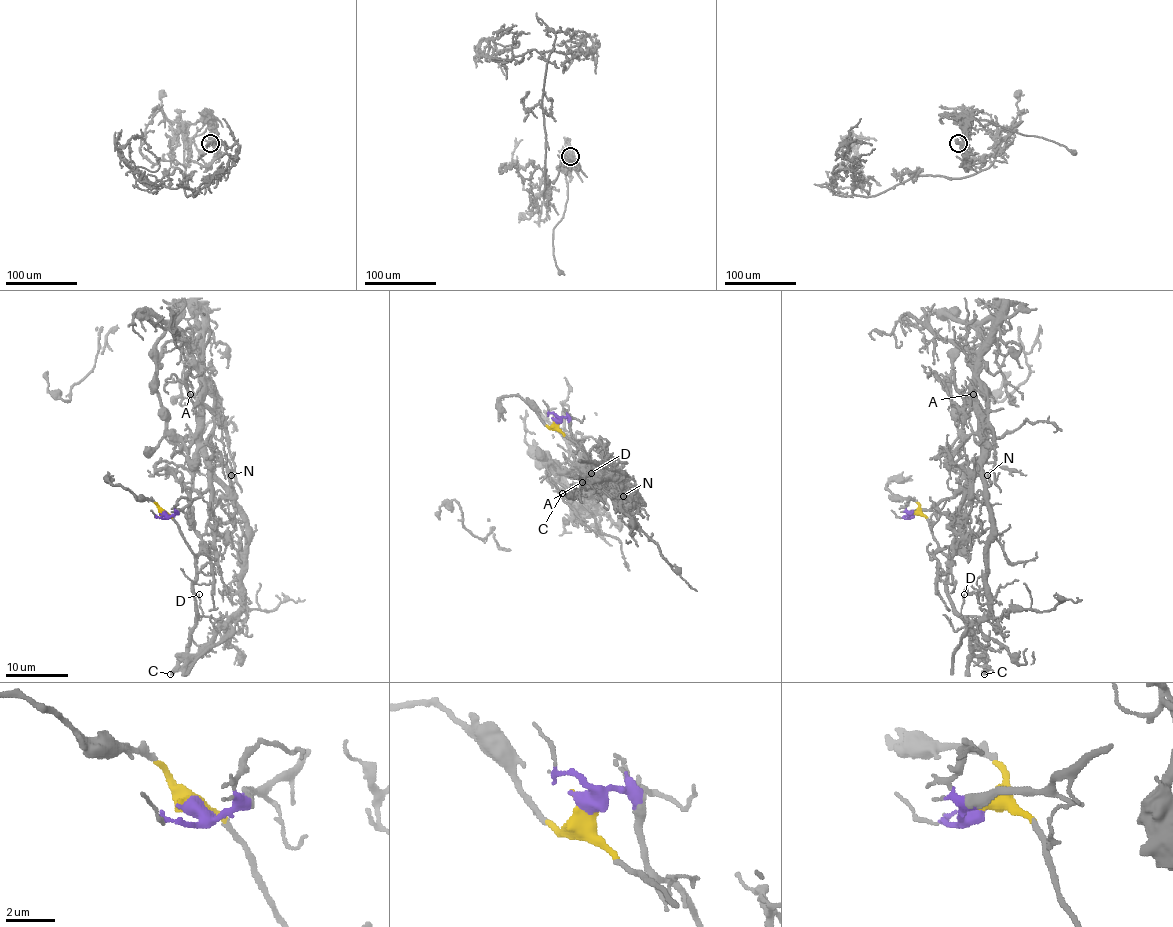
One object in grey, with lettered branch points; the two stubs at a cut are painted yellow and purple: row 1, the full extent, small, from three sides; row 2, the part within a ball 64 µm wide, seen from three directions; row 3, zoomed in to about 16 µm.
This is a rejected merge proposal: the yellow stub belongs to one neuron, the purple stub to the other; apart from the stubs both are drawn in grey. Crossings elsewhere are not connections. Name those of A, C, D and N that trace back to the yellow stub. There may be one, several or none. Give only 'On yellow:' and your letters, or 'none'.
On yellow: C, D

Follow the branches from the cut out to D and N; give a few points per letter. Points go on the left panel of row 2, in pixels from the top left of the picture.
D: (164, 514), (168, 514), (175, 521), (195, 558), (193, 597), (195, 611), (201, 616), (198, 594)
N: (164, 514), (171, 515), (181, 510), (208, 490), (214, 495), (225, 495), (231, 474)

